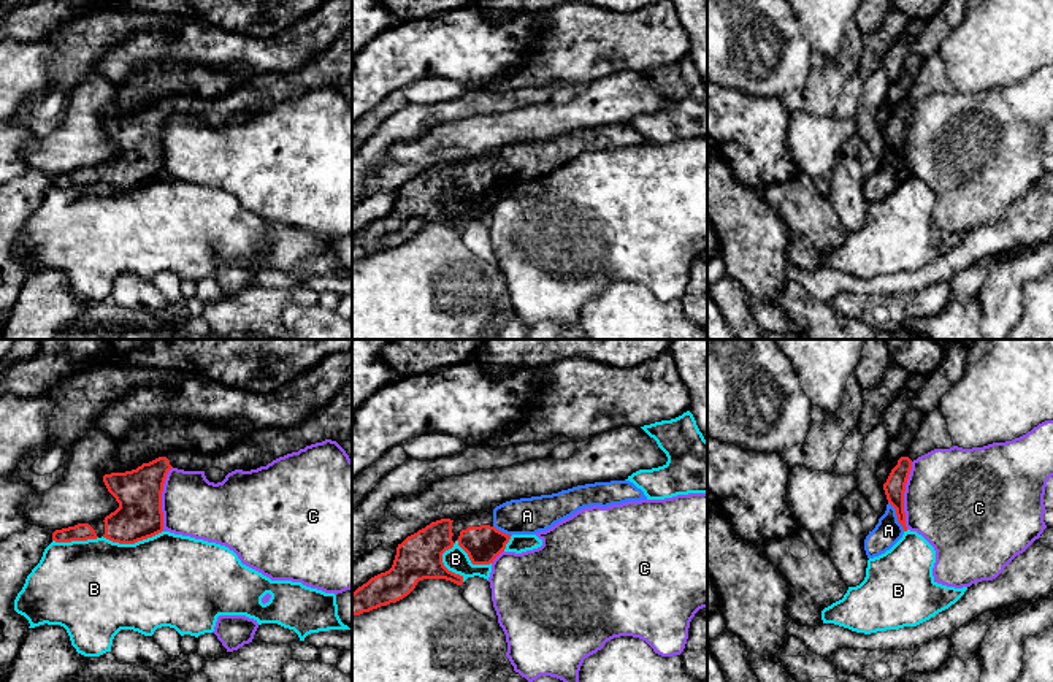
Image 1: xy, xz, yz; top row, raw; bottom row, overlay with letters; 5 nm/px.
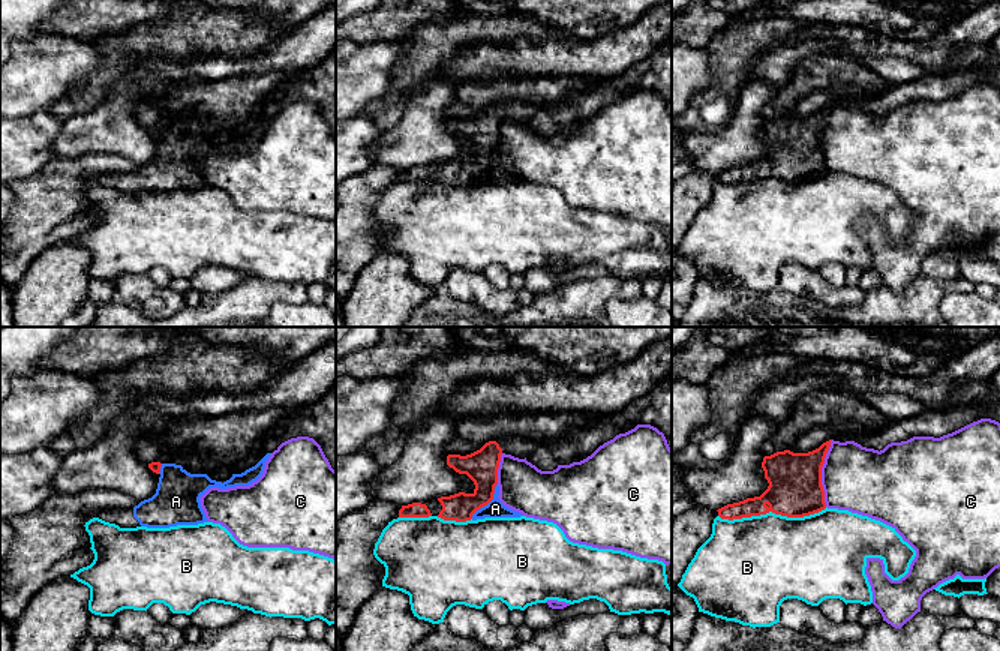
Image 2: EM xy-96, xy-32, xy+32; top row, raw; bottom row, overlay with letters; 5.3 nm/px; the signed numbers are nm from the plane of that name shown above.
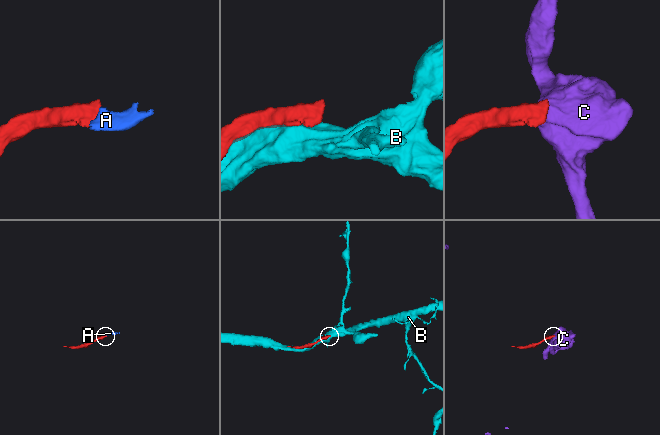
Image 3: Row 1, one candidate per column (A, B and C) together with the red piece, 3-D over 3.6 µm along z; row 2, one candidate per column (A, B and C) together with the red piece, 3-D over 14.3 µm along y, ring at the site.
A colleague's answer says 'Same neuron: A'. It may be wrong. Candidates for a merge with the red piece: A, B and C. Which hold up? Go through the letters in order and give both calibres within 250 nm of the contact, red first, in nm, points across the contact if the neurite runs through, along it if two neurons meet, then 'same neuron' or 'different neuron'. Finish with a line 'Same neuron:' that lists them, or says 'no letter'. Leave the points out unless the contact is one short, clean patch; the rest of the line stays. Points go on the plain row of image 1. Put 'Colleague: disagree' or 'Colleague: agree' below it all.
A: calibres 110 and 140 nm; way yz (895, 130), (896, 159), (888, 175); same neuron
B: calibres 220 and 120 nm; different neuron
C: calibres 110 and 480 nm; border yz (912, 107), (904, 130), (906, 173); different neuron
Same neuron: A
Colleague: agree

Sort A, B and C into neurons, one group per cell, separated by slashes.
A / B / C

